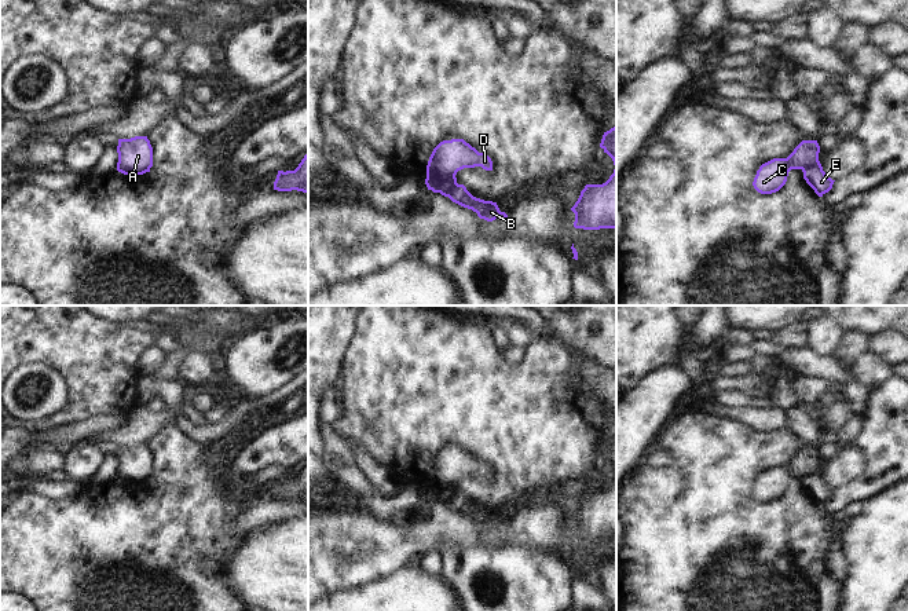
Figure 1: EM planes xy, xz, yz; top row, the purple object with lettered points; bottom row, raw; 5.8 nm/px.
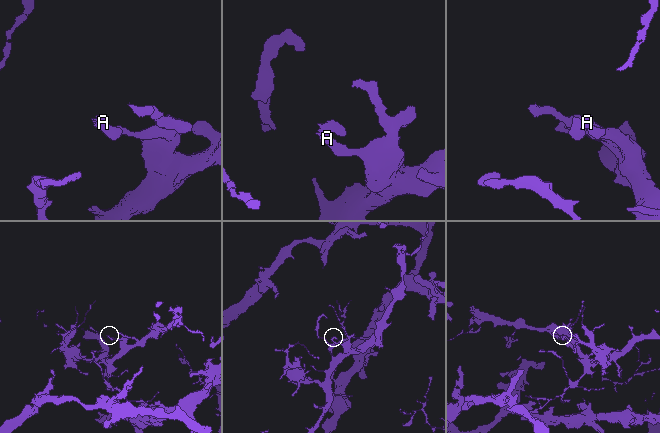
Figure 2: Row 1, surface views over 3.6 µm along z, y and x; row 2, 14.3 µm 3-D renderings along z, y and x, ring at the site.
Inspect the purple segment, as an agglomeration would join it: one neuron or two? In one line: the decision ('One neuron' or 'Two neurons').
Two neurons

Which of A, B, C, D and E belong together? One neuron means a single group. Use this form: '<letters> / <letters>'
A C D / B E

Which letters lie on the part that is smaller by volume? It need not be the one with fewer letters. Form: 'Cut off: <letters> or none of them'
Cut off: A, C, D

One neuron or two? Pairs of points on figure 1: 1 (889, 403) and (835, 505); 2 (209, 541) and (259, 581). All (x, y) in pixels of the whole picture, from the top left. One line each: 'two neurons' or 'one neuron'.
1: one neuron
2: two neurons

